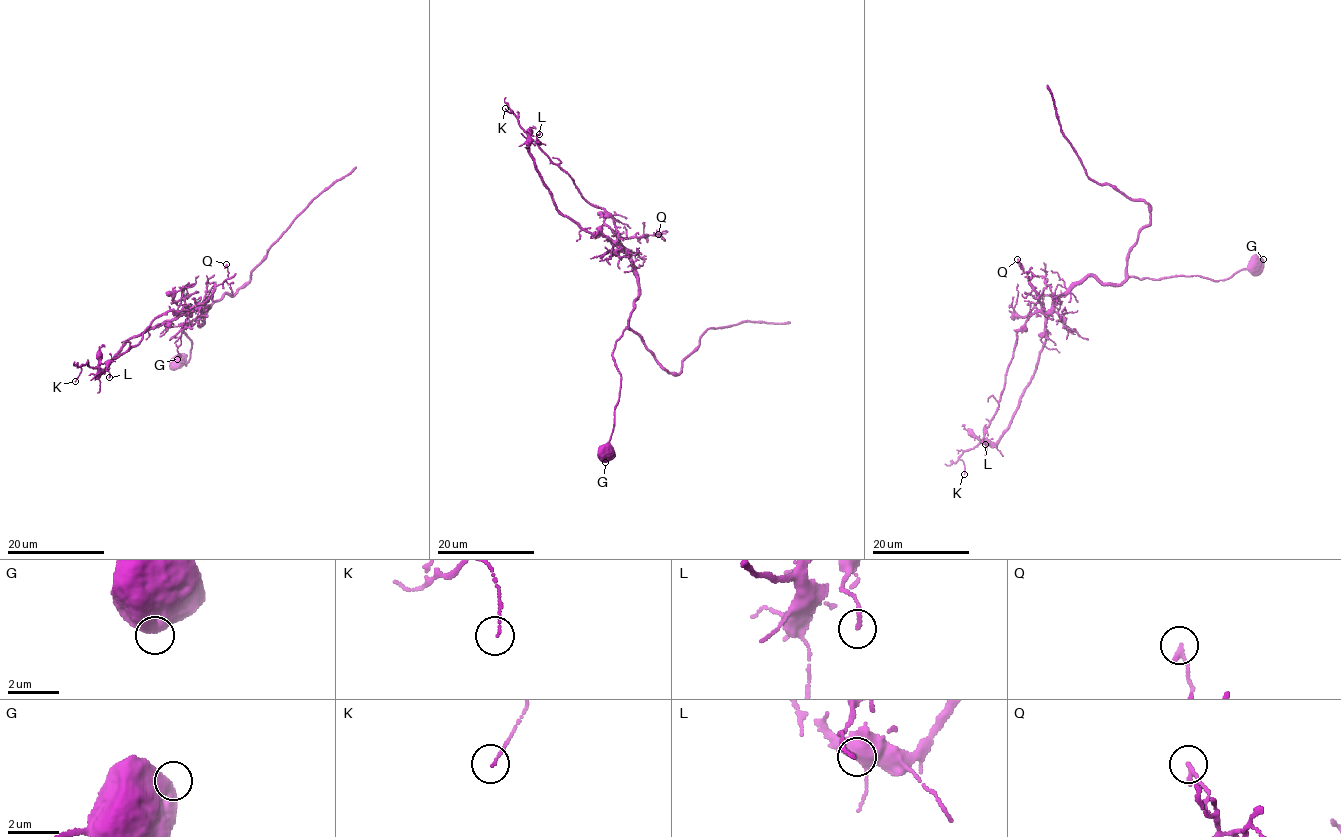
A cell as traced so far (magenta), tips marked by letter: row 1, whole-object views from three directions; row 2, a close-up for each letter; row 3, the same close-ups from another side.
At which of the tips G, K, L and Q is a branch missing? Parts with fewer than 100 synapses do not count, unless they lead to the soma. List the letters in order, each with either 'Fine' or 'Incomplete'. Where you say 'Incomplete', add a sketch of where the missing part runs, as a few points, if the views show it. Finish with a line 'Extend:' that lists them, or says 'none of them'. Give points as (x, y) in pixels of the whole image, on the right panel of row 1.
G: Fine
K: Fine
L: Fine
Q: Fine
Extend: none of them

